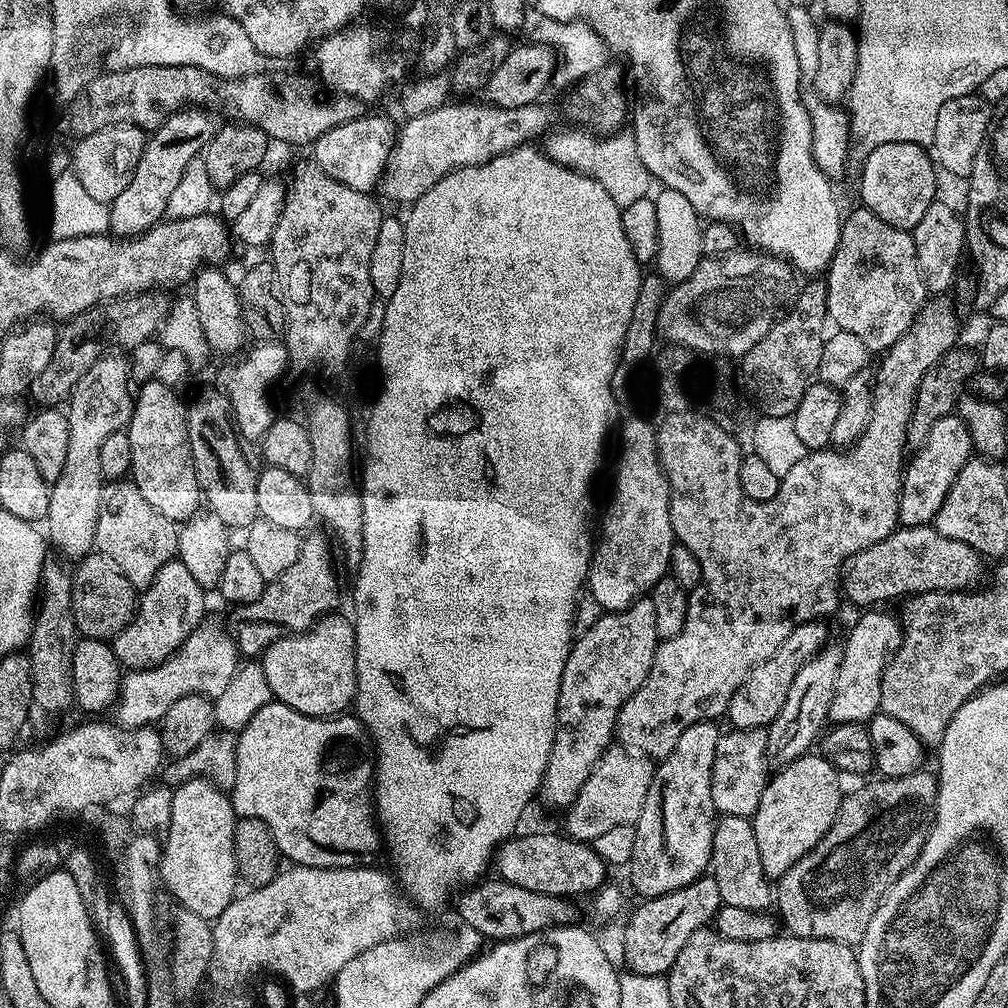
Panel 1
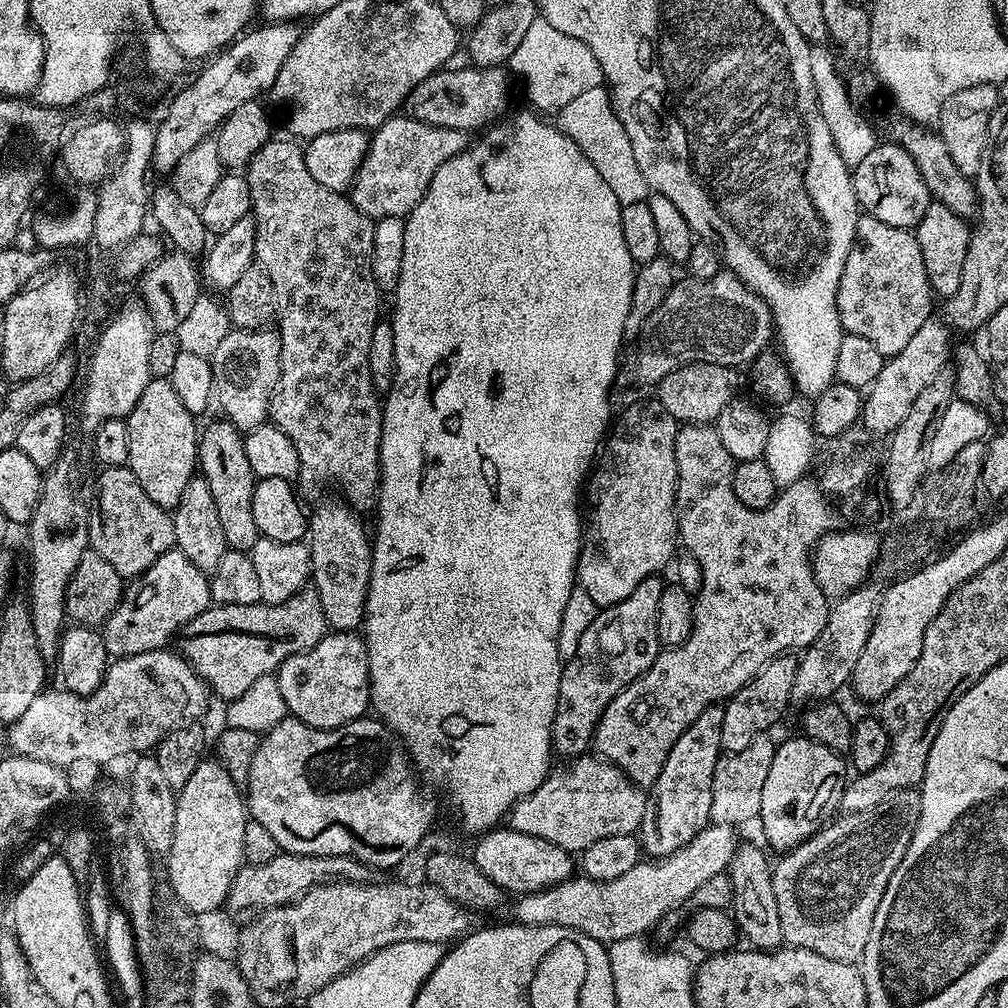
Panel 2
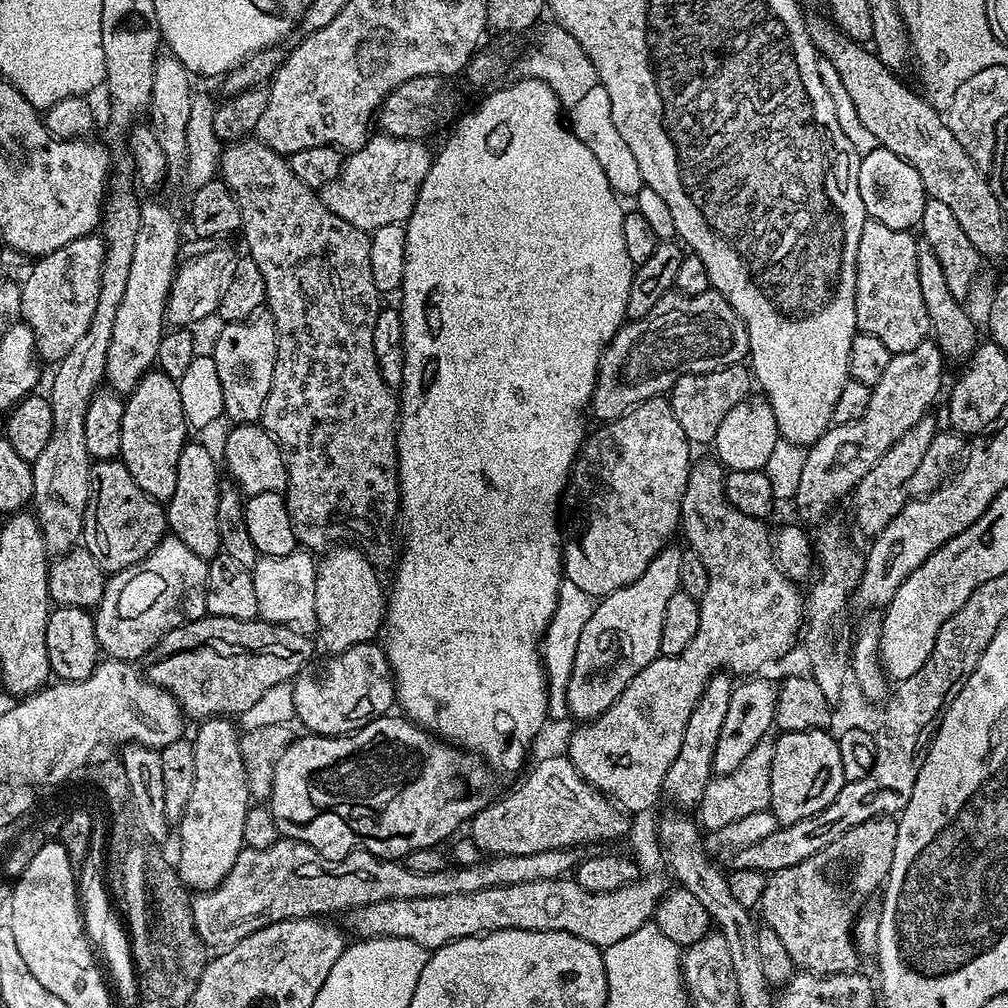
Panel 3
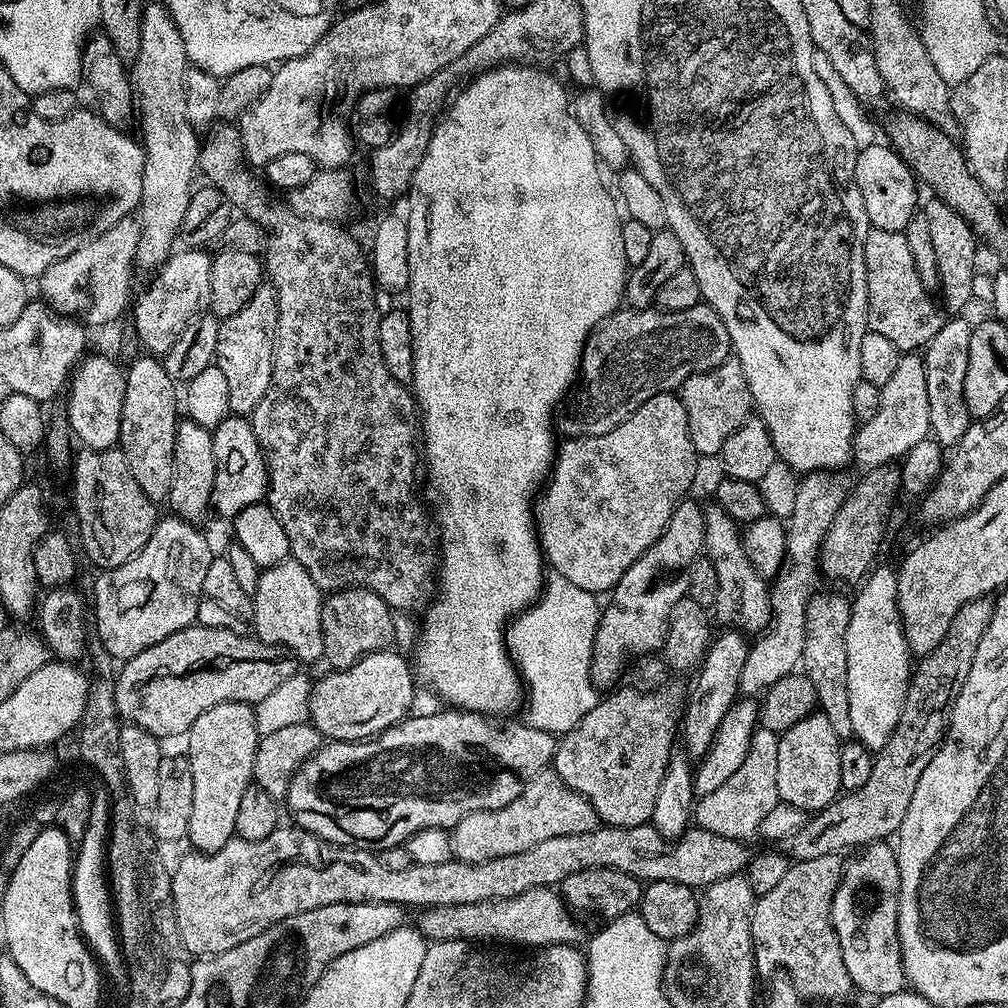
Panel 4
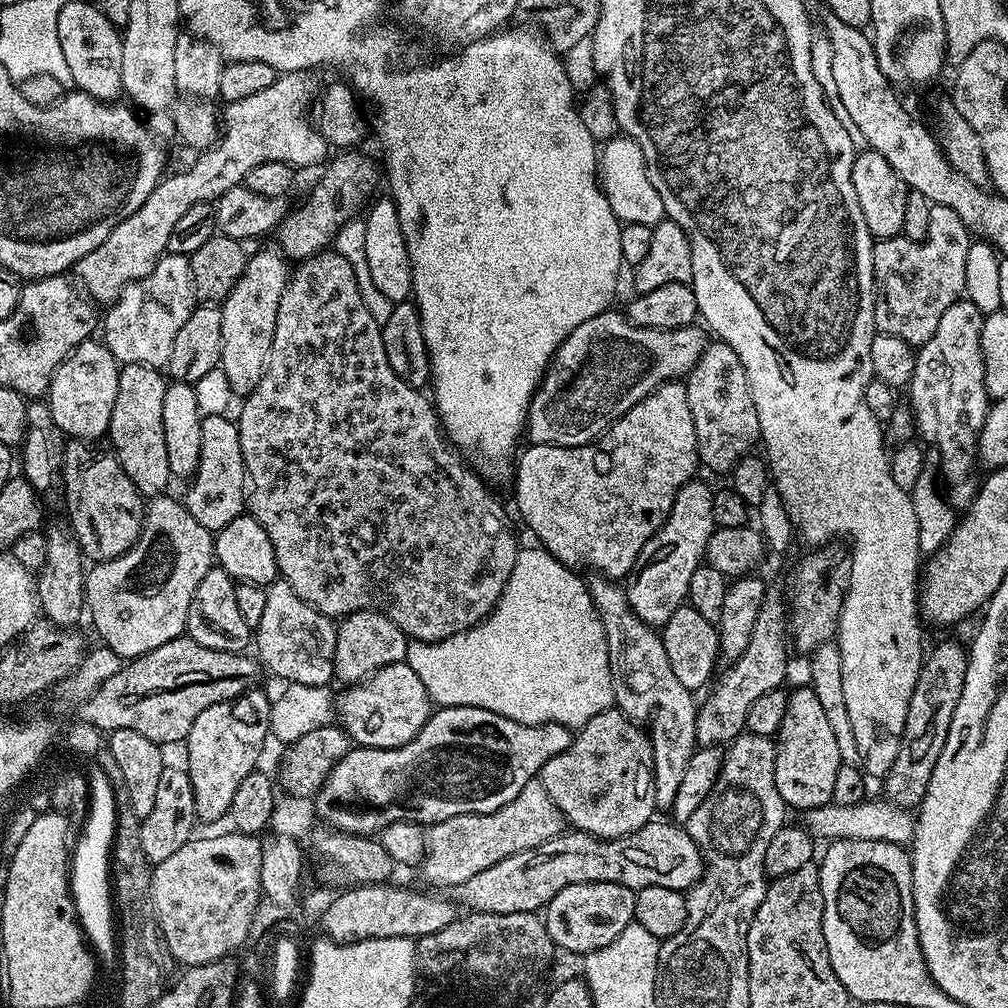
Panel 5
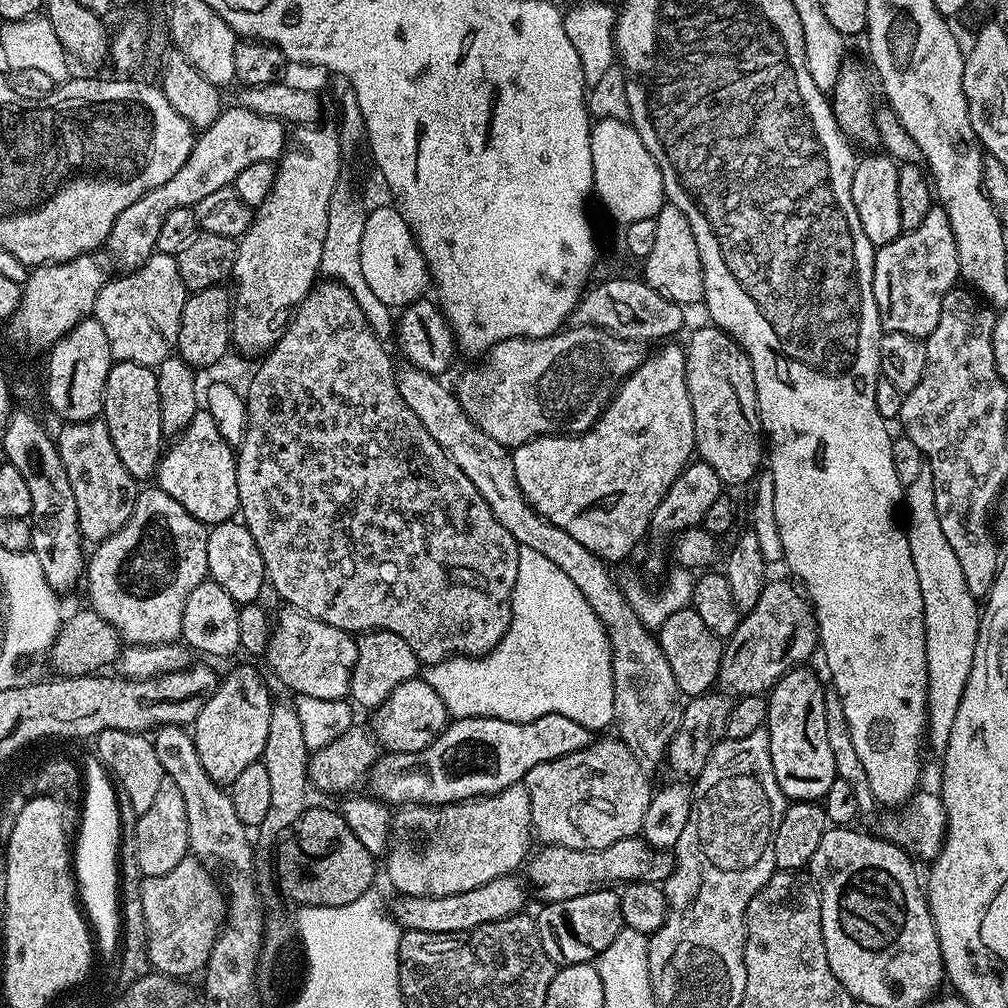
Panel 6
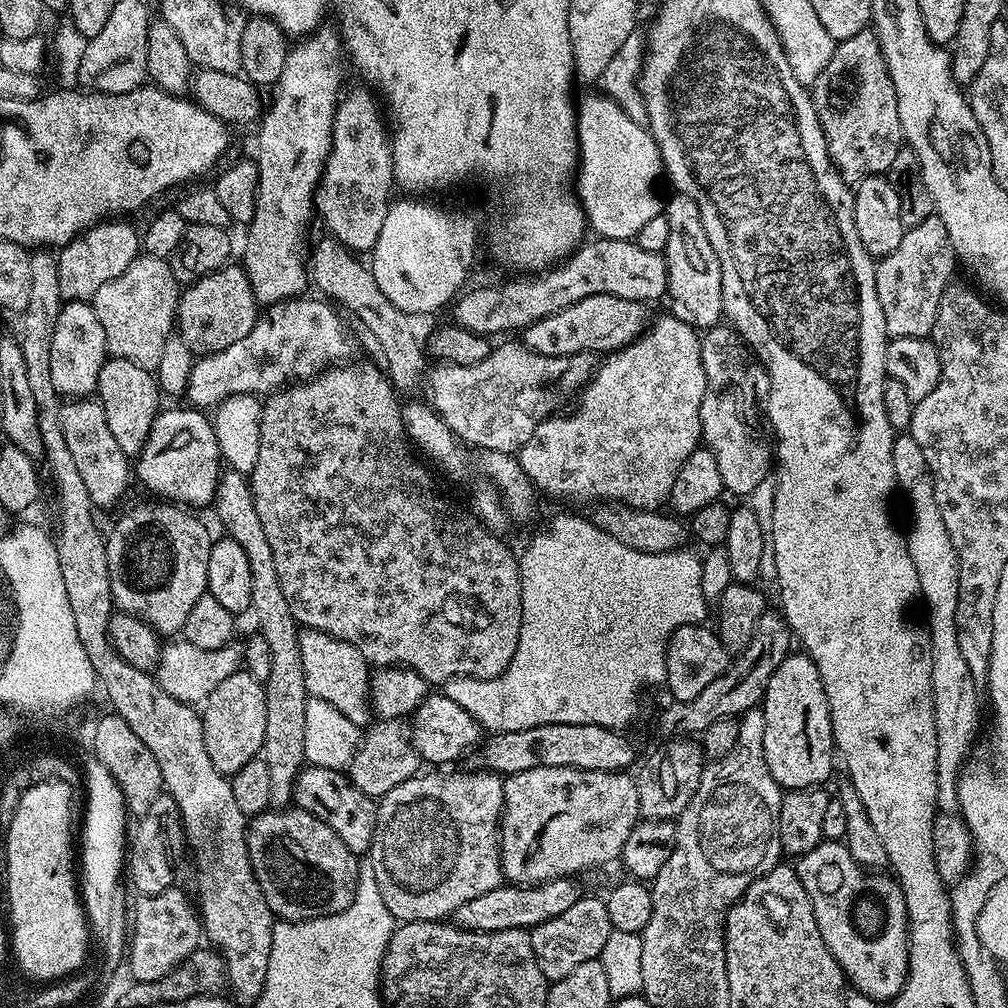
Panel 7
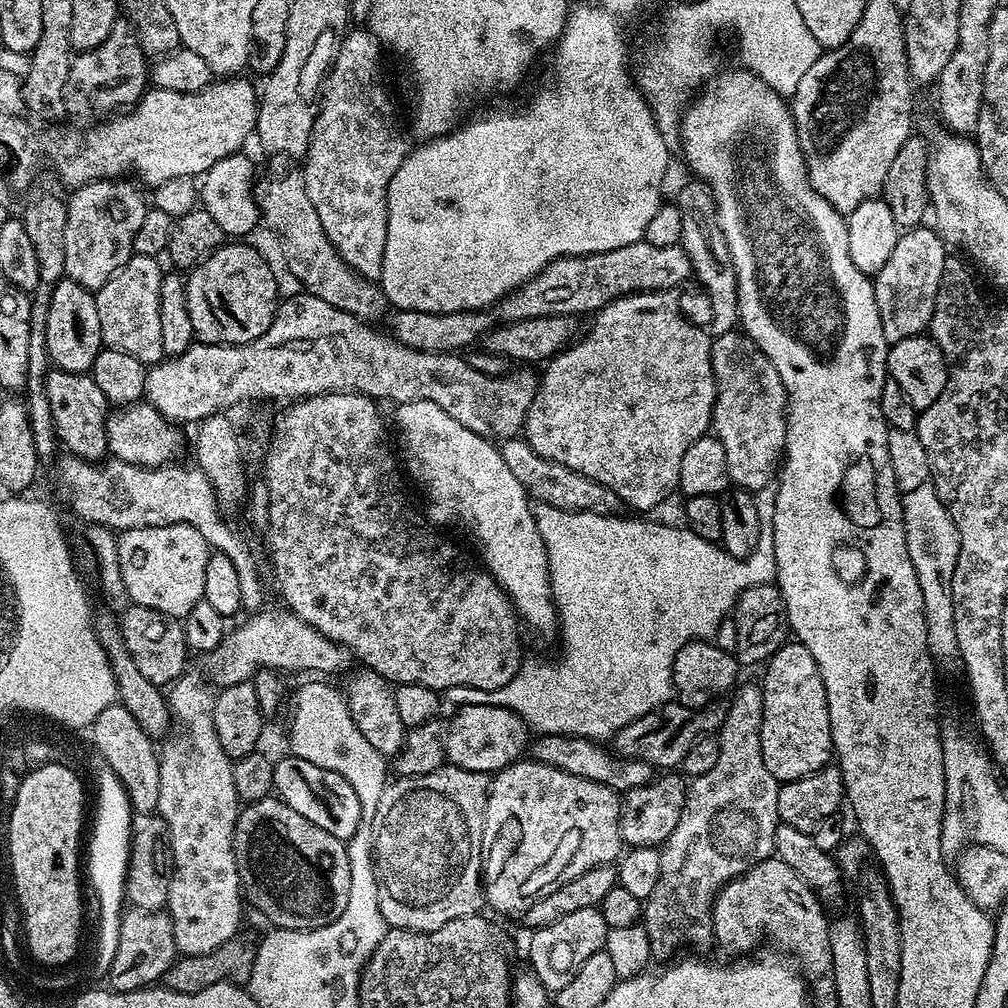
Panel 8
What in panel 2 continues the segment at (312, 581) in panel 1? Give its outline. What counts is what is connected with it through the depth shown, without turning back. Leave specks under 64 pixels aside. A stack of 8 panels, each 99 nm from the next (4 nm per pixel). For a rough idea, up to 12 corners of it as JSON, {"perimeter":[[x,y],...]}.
{"perimeter":[[314,590],[281,604],[208,605],[185,637],[256,634],[313,648],[330,629]]}

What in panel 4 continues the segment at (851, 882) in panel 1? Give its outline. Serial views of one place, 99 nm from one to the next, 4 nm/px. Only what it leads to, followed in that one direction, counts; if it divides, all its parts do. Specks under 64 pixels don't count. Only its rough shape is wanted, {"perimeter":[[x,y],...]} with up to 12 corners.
{"perimeter":[[834,855],[752,905],[757,973],[809,1001],[853,991],[830,919]]}

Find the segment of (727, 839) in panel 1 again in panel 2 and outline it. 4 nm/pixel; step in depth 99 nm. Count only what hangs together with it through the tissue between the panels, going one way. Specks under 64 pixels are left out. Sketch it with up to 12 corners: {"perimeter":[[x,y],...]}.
{"perimeter":[[741,843],[728,864],[734,919],[753,949],[785,943],[769,853]]}

